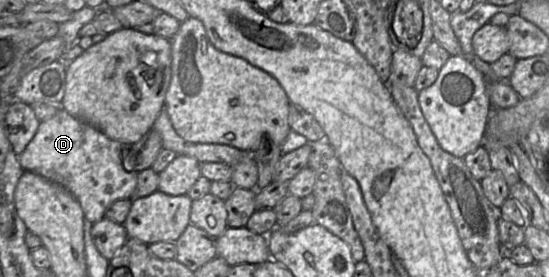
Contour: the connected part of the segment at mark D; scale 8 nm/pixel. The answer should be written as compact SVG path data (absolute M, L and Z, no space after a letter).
M60 106L52 118L39 123L36 134L18 160L24 171L37 173L69 190L79 202L85 219L96 223L104 218L110 204L133 198L139 172L126 171L123 167L123 159L132 145L109 139Z

